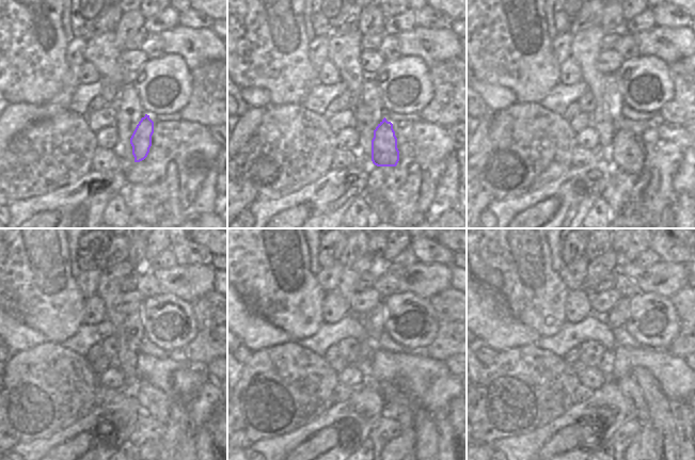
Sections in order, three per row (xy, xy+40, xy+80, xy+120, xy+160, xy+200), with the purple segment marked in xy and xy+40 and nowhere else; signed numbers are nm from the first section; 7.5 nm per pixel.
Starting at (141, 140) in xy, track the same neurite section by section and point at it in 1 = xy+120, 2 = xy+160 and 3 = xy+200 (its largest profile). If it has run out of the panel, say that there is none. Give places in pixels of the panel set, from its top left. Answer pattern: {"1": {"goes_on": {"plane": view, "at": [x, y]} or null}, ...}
{"1": {"goes_on": {"plane": "xy+120", "at": [154, 401]}}, "2": {"goes_on": {"plane": "xy+160", "at": [400, 409]}}, "3": {"goes_on": {"plane": "xy+200", "at": [644, 445]}}}

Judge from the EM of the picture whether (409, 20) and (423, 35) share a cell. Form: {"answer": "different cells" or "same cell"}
{"answer": "different cells"}

